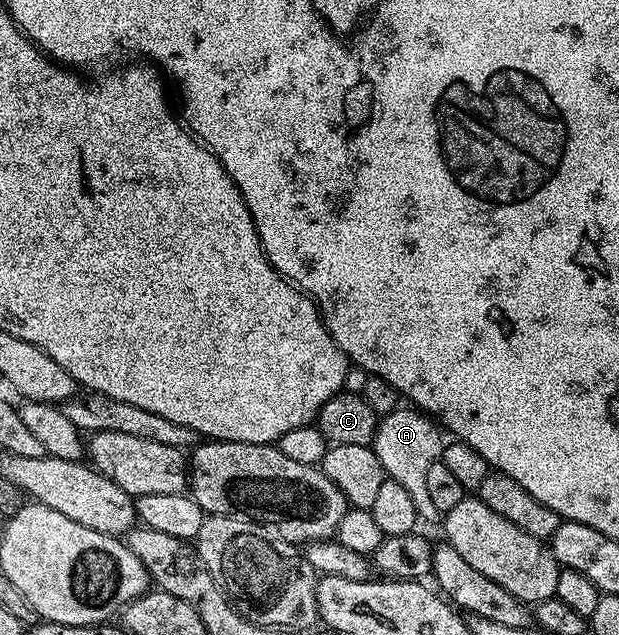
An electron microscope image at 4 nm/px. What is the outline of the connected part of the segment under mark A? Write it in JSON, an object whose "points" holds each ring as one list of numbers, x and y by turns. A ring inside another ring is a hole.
{"points":[[399,406,384,415,376,425,372,438,372,450,381,461,384,475,397,480,413,499,414,507,422,521,436,522,441,513,433,505,426,485,427,471,431,464,442,457,445,445,438,425,421,410,411,406]]}

